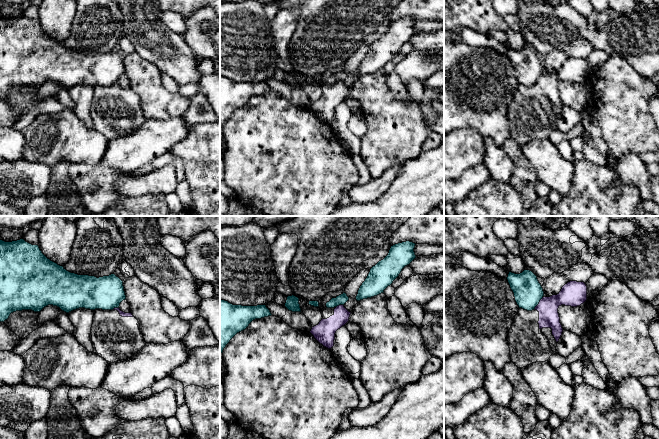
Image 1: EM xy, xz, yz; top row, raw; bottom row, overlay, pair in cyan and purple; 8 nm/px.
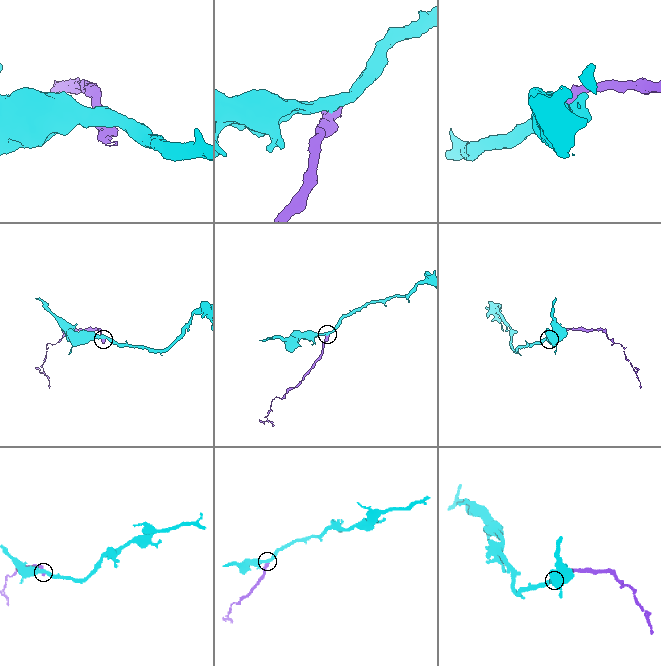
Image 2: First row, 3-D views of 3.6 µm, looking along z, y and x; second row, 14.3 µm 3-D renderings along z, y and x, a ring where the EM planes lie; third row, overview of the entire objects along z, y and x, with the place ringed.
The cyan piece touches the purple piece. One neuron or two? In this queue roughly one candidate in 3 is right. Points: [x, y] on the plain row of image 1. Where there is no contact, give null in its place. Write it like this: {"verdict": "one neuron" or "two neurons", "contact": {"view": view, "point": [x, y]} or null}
{"verdict": "two neurons", "contact": {"view": "yz", "point": [538, 79]}}

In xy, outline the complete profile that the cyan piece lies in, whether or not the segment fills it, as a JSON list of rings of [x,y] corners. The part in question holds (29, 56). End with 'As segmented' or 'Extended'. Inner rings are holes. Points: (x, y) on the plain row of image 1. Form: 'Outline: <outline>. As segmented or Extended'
Outline: [[[24,15],[12,18],[0,16],[0,98],[7,96],[13,88],[22,86],[40,88],[48,81],[57,82],[66,89],[79,84],[113,86],[119,84],[125,75],[123,57],[115,50],[97,54],[71,49],[48,35],[38,21],[32,21]]]. As segmented

